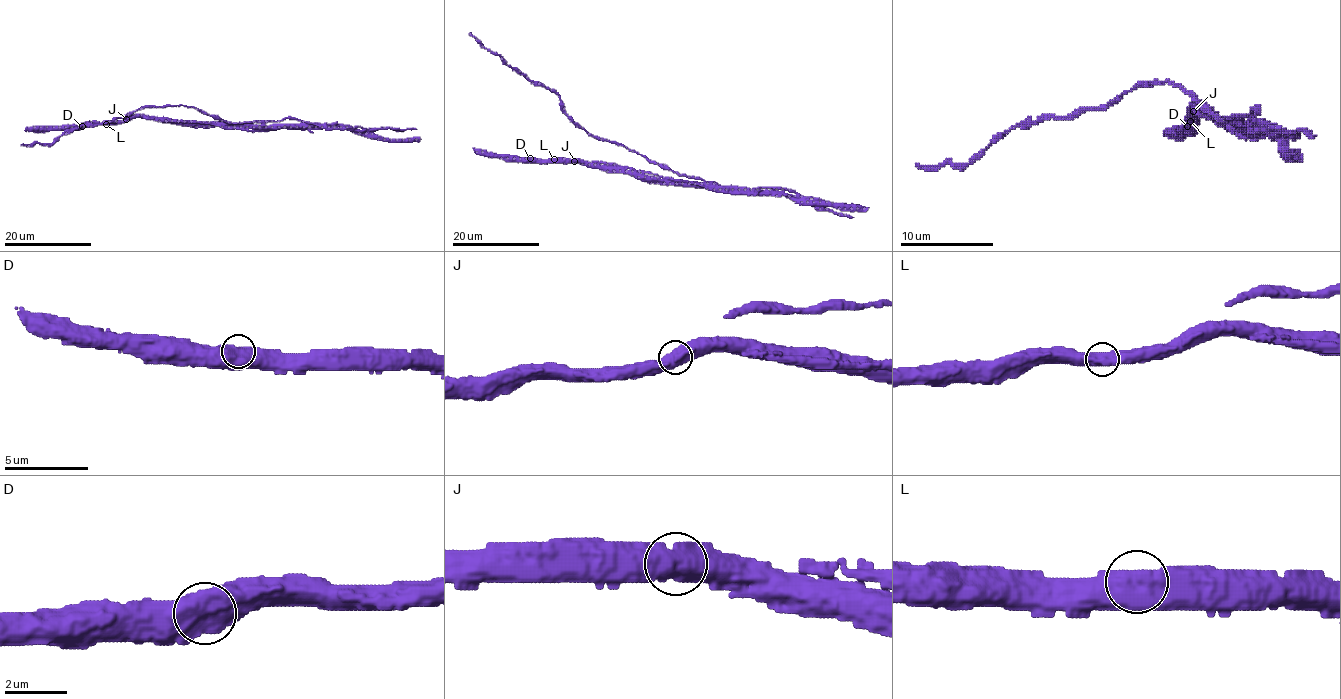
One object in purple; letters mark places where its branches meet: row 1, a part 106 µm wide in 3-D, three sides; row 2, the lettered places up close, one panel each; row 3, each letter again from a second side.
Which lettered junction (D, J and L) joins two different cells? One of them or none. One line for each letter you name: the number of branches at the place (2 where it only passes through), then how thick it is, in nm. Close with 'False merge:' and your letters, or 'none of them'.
J: Branches: 2. Thickness 600 nm
False merge: J

